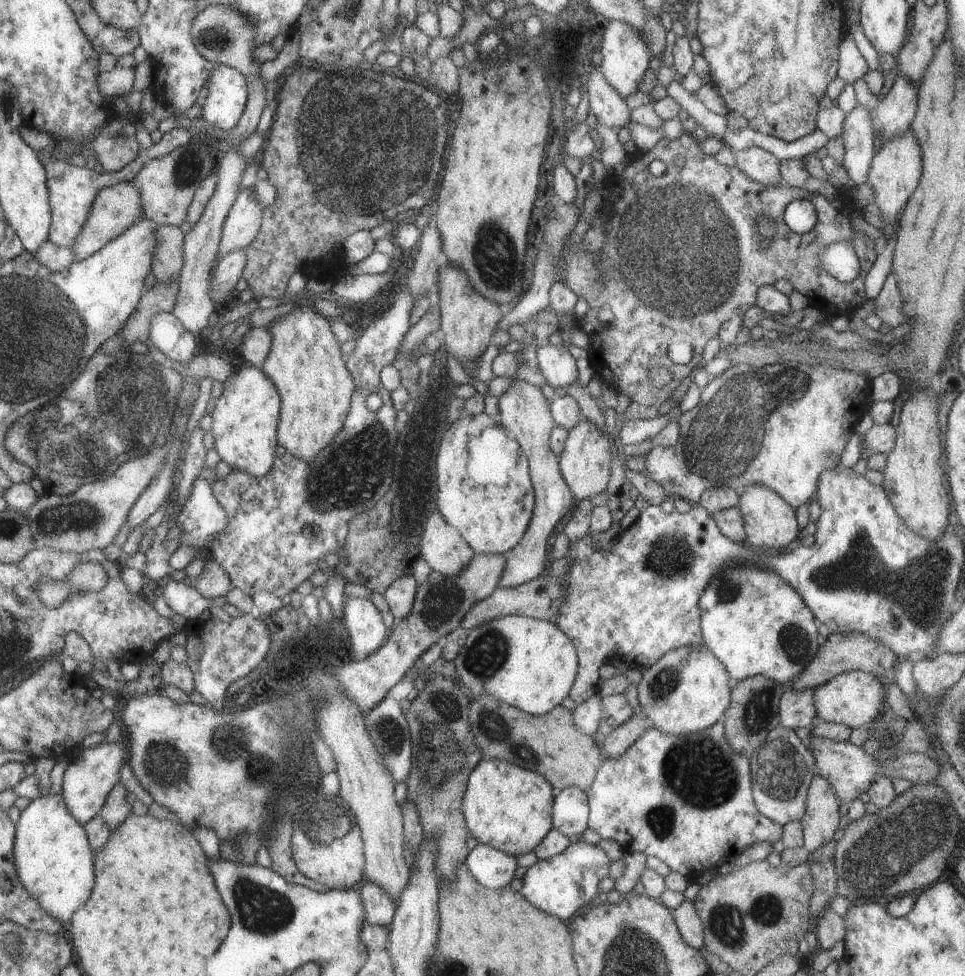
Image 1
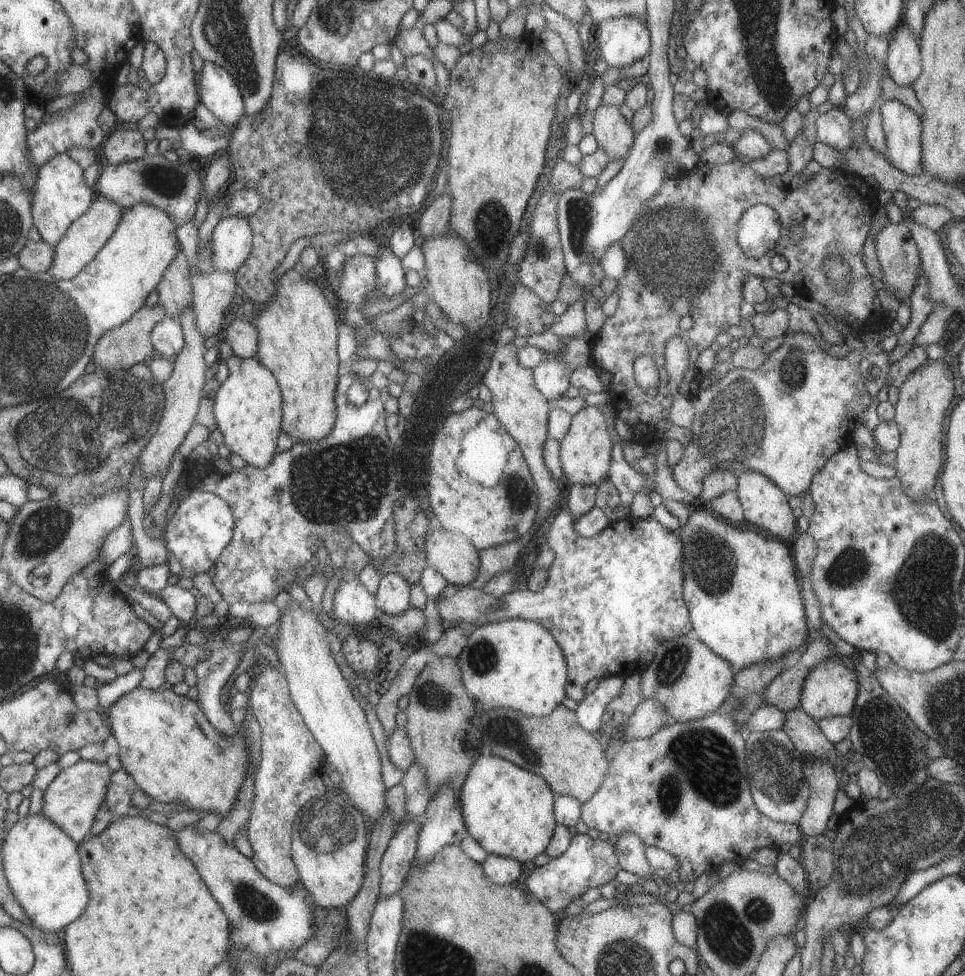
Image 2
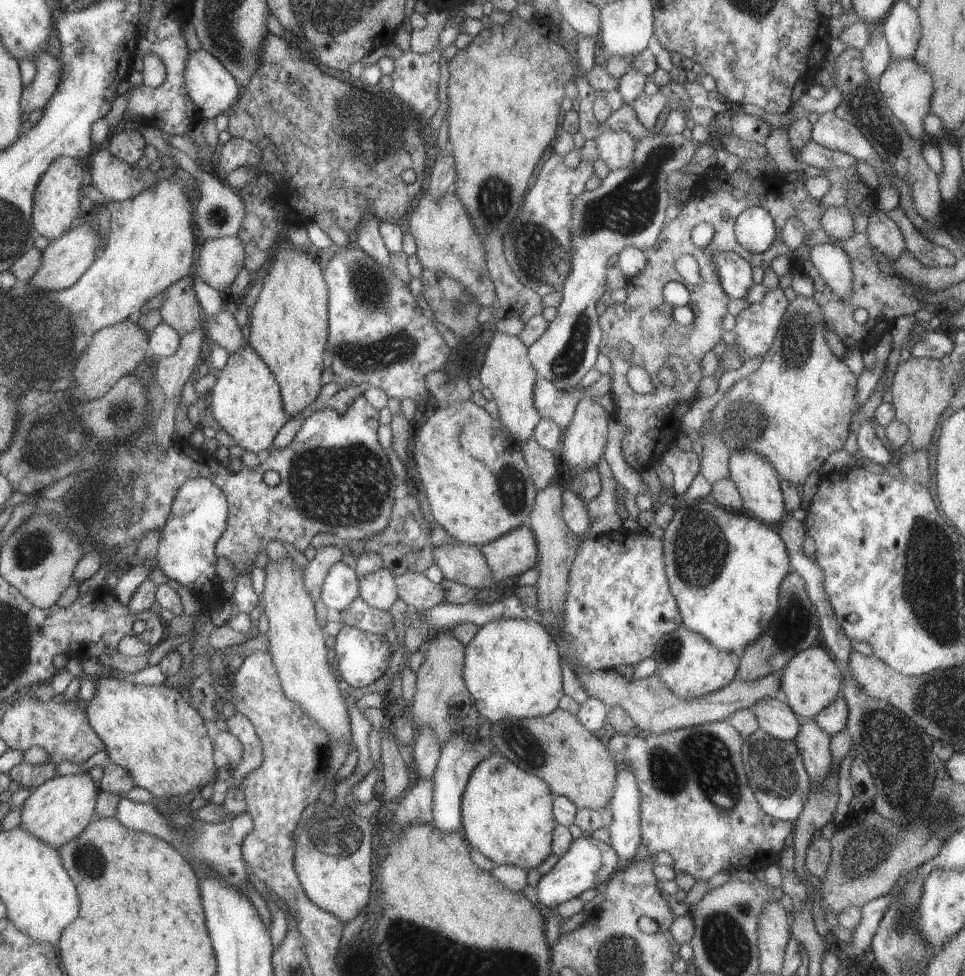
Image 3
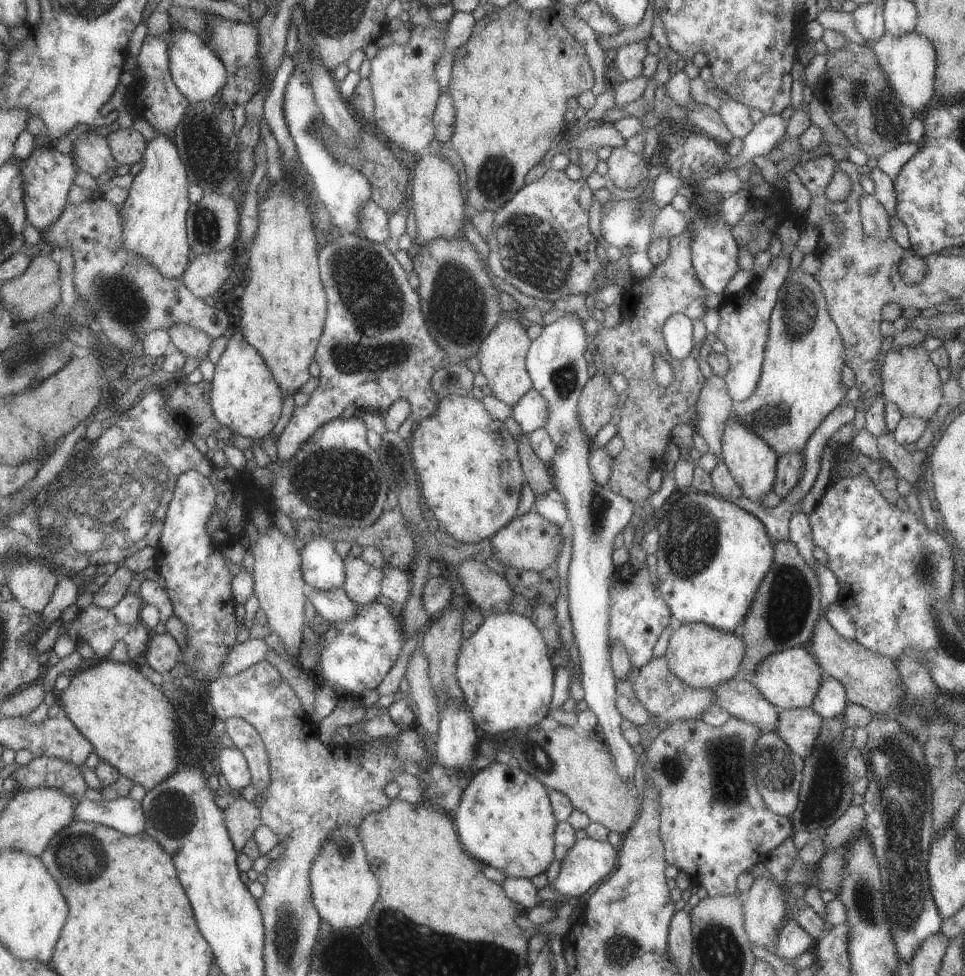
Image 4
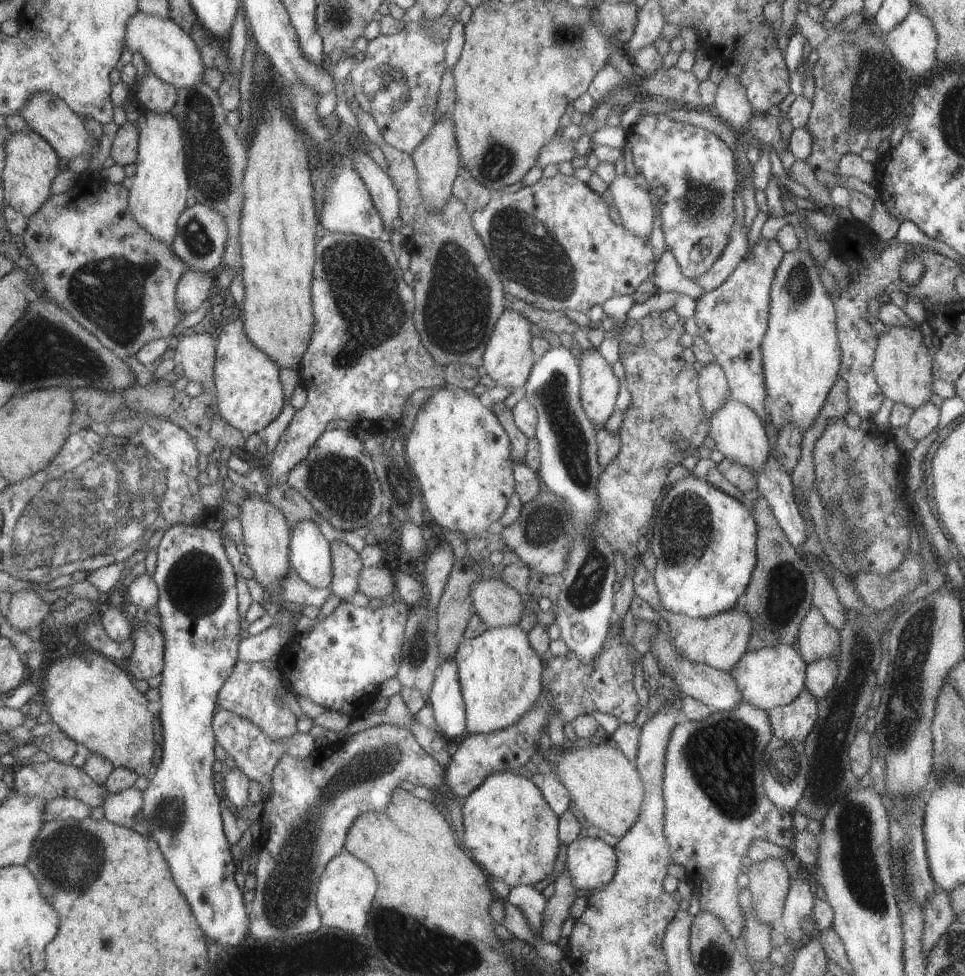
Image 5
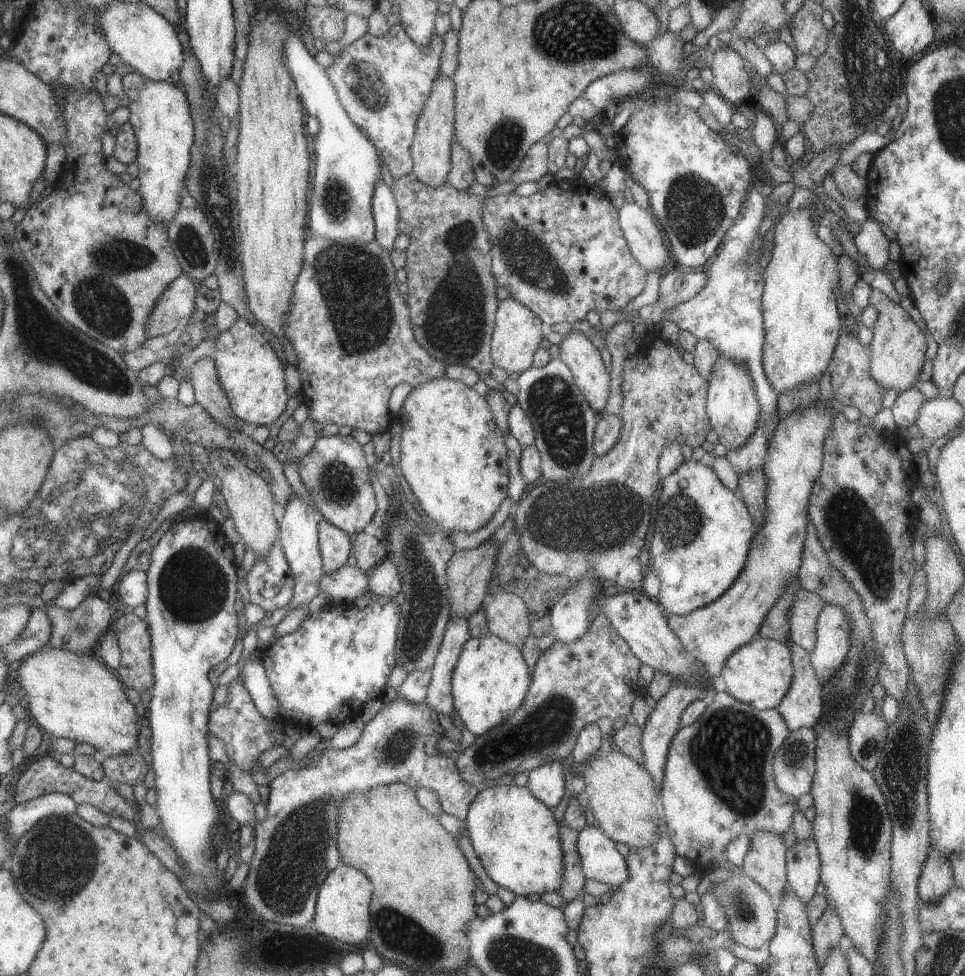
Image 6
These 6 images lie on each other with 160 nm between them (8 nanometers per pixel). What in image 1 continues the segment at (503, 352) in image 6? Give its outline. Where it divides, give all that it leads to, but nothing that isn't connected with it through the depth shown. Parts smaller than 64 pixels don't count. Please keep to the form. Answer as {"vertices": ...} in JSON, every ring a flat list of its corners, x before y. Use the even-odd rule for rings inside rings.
{"vertices":[[513,376,510,386,497,397,497,408,503,428,515,439,528,458,528,471,534,492,534,507,527,530,519,542,503,554,504,565,497,587,505,588,519,586,545,572,547,538,555,524,561,520,561,516,573,506,571,501,574,496,562,479,558,456,551,452,548,445,554,422,547,397,541,393,540,387]]}

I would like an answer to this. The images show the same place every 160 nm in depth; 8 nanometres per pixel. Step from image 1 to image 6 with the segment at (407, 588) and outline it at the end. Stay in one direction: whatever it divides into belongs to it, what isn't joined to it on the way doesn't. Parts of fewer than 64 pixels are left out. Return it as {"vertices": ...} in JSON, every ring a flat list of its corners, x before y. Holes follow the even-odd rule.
{"vertices":[[323,517,318,518,317,528,322,569,325,573,330,573,346,564,351,554,349,537]]}

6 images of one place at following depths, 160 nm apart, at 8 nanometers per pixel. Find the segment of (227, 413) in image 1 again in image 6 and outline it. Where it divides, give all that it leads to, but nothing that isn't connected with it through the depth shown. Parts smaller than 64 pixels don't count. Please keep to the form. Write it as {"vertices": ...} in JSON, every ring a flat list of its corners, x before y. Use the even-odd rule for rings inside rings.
{"vertices":[[237,317,225,332,218,335,215,346,211,359,218,384,222,386,233,414,251,428,265,426,271,429,276,426,288,399,283,379,285,366,277,358,265,334]]}

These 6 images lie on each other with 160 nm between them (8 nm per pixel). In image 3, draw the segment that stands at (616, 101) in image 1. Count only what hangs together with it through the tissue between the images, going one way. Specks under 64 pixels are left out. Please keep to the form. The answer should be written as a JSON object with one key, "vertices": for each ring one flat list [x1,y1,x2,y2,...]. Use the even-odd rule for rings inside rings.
{"vertices":[[598,126,594,142,597,145,599,159,610,169,625,168,633,161,633,148,635,139,629,134,605,130]]}

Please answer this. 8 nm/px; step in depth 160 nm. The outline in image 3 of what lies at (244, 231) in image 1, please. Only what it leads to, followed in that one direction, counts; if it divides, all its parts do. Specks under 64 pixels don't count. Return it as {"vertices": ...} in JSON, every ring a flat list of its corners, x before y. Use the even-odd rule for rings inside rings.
{"vertices":[[237,234,205,240,191,277,221,293,244,268,244,258,245,250]]}

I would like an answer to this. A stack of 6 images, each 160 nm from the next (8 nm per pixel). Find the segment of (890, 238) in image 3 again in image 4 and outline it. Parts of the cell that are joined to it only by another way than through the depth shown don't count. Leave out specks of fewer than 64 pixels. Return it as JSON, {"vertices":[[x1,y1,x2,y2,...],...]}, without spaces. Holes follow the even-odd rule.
{"vertices":[[864,193,858,200,860,221,867,236,876,238,878,242,890,236,888,231,888,214,877,202,874,194]]}

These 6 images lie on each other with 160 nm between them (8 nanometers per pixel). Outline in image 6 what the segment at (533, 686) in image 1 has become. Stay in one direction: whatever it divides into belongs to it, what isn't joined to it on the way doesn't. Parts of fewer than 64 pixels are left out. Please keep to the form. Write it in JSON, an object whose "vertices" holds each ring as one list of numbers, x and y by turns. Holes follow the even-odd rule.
{"vertices":[[495,635,469,637,463,643,450,678,453,709,475,737,501,724,522,703,531,677,520,649]]}

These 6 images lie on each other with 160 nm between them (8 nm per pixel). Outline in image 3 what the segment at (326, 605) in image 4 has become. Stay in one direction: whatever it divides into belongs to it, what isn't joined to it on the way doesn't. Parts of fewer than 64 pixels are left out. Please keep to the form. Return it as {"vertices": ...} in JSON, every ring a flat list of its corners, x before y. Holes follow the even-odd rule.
{"vertices":[[359,596,351,600,351,606,339,612,340,625,383,636,388,628,394,628,394,620,389,611,371,608]]}

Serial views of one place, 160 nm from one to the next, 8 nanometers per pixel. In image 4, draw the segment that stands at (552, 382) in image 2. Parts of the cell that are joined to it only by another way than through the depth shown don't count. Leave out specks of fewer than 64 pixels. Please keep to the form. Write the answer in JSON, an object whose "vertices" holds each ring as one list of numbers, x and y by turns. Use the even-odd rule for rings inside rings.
{"vertices":[[531,388,511,408,509,422,514,422,519,431,529,434,545,424,546,412,546,402]]}

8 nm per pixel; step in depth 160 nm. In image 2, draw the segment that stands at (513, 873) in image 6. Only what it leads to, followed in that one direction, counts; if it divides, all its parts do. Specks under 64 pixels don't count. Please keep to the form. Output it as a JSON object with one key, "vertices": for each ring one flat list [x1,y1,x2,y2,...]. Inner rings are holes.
{"vertices":[[493,755,473,761,458,792,458,804,467,834,488,854,517,862,533,860,544,852,555,826,553,794,536,774]]}

